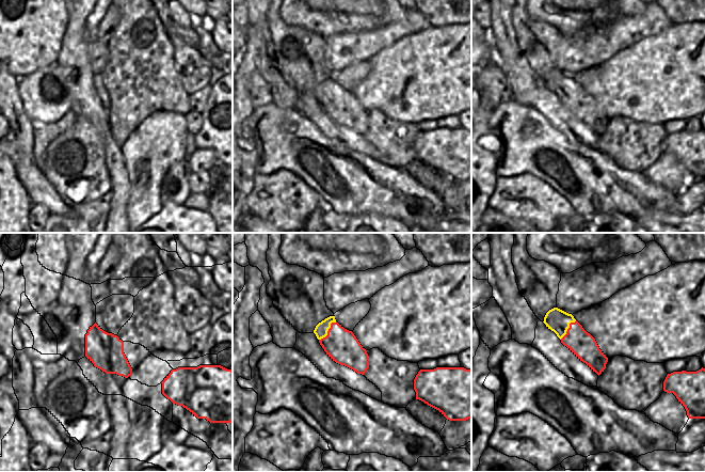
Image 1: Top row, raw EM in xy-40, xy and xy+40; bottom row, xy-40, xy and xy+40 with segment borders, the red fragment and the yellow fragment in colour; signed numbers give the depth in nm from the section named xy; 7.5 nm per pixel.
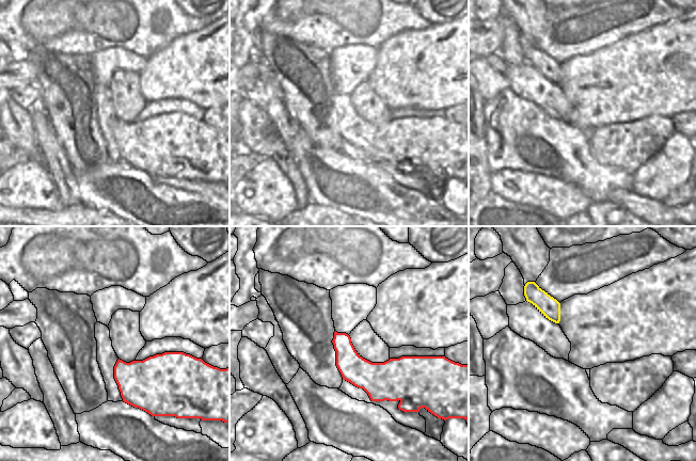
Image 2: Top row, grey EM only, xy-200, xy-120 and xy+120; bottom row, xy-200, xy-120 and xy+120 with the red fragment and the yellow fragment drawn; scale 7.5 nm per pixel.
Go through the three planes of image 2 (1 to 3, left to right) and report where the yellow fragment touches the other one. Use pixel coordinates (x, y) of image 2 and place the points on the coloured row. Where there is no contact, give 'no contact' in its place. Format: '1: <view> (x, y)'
1: no contact
2: no contact
3: no contact

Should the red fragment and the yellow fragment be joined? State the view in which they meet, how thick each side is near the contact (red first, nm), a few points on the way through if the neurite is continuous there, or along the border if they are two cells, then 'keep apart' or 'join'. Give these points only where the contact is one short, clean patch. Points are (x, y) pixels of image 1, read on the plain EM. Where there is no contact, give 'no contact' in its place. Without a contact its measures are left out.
xy | 240/100 nm | along xy (336, 82), (330, 85), (327, 94), (319, 100) | keep apart

